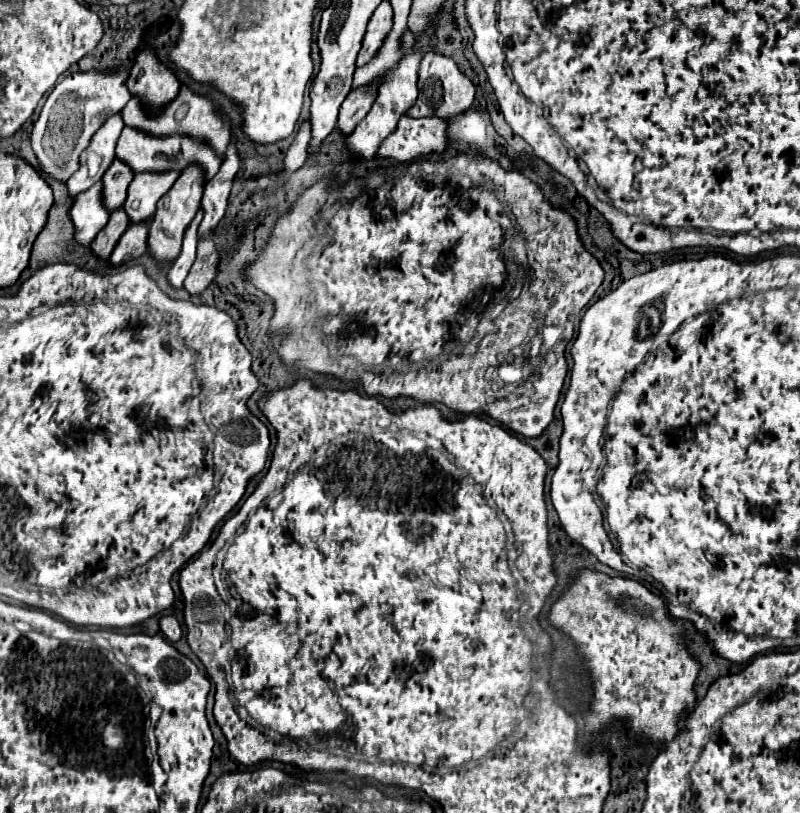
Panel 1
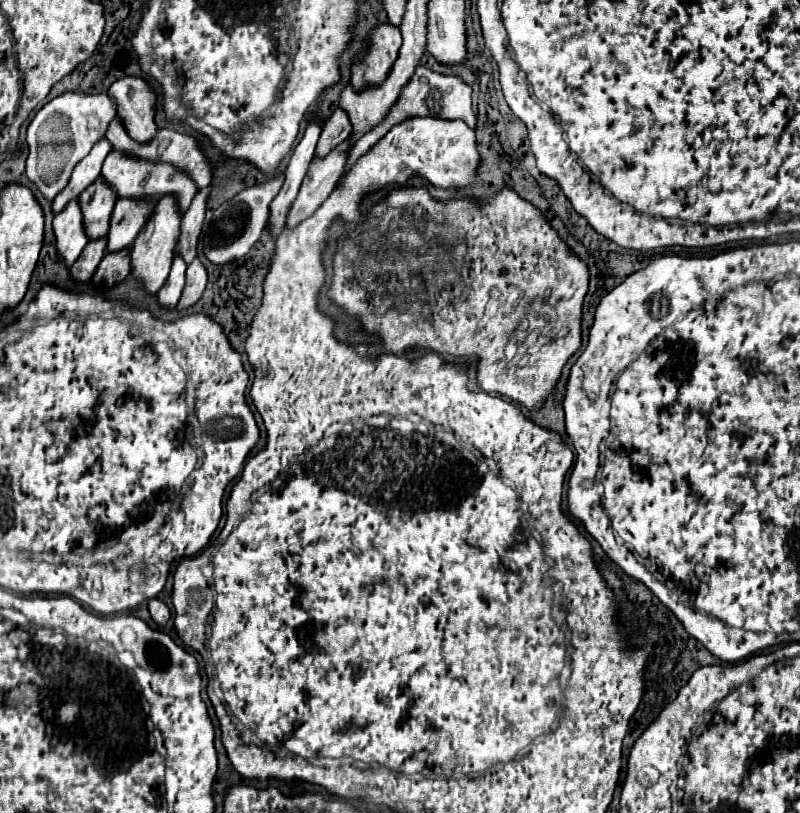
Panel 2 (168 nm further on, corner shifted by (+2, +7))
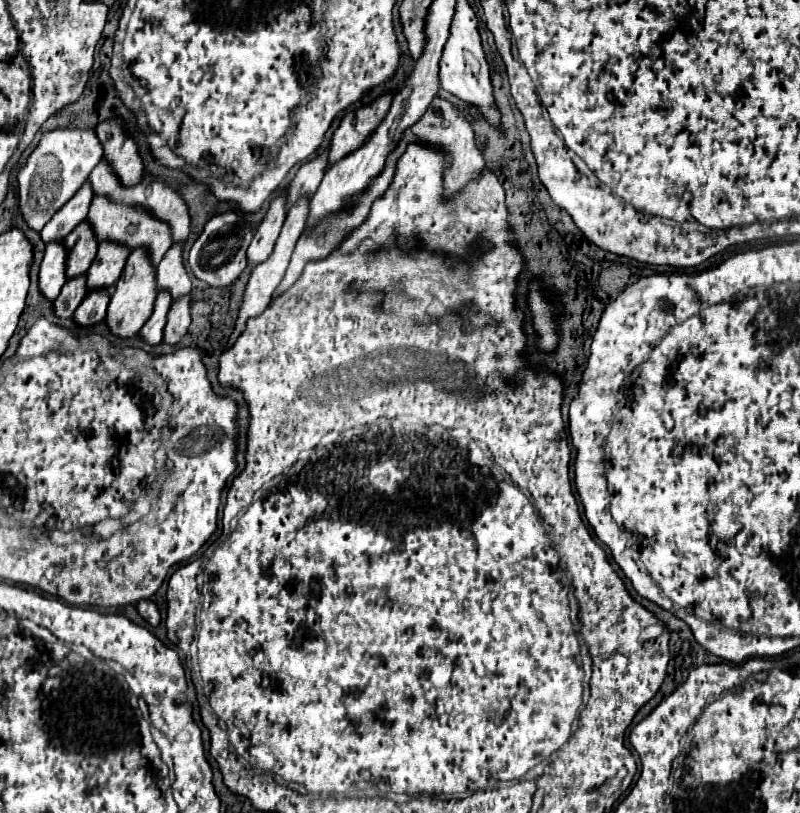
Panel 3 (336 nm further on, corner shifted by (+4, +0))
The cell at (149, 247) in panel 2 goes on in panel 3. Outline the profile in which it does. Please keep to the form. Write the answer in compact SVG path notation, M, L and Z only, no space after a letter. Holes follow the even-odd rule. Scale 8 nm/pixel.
M134 249L126 261L126 267L116 287L112 289L110 305L106 309L106 325L110 333L122 339L134 337L142 329L142 325L148 321L148 317L152 315L154 301L156 301L156 269L152 267L146 249Z

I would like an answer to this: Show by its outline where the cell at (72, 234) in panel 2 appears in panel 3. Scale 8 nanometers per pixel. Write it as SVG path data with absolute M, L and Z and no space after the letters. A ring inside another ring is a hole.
M50 243L46 245L44 259L40 263L38 273L38 291L48 301L54 301L66 283L64 277L64 265L66 265L66 251L62 243Z

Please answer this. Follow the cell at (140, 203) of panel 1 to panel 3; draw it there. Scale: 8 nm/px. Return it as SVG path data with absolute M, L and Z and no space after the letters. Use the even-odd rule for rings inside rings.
M102 241L90 269L86 271L86 289L110 289L118 281L126 259L128 249L124 249L124 245Z

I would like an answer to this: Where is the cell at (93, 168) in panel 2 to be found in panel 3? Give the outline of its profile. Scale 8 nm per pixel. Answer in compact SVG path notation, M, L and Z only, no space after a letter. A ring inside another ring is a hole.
M86 183L74 197L72 201L68 201L60 213L56 213L52 217L52 221L40 231L40 237L44 243L50 241L62 241L68 233L72 233L72 229L76 229L76 225L80 225L84 221L84 217L88 215L88 205L92 201L92 189Z

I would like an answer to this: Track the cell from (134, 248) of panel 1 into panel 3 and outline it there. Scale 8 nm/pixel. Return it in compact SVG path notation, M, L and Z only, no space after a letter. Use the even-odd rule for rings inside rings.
M106 289L100 291L92 291L86 295L86 299L80 303L80 307L74 313L74 323L78 327L92 327L96 323L100 323L106 317L106 307L108 307L110 295Z

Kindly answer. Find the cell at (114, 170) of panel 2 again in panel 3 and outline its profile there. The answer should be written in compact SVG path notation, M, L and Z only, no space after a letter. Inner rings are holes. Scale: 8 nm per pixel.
M94 197L90 211L88 211L88 219L86 219L94 231L96 241L116 241L128 249L148 249L148 255L152 257L152 267L156 267L164 253L170 249L170 231L168 225L154 219L150 213L146 213L144 209L136 209L136 207L126 207L120 205L116 201L110 201L106 197Z

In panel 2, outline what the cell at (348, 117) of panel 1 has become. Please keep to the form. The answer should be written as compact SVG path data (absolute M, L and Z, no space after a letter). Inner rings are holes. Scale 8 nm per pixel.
M336 108L328 122L324 124L322 136L318 140L316 156L326 156L334 146L344 142L350 136L350 118L346 118L346 110Z

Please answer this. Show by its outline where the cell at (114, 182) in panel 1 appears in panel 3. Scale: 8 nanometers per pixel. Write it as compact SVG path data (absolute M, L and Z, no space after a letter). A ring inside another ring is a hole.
M88 221L80 223L66 239L64 247L68 249L68 265L66 265L66 279L80 277L88 271L90 263L96 257L96 237Z

